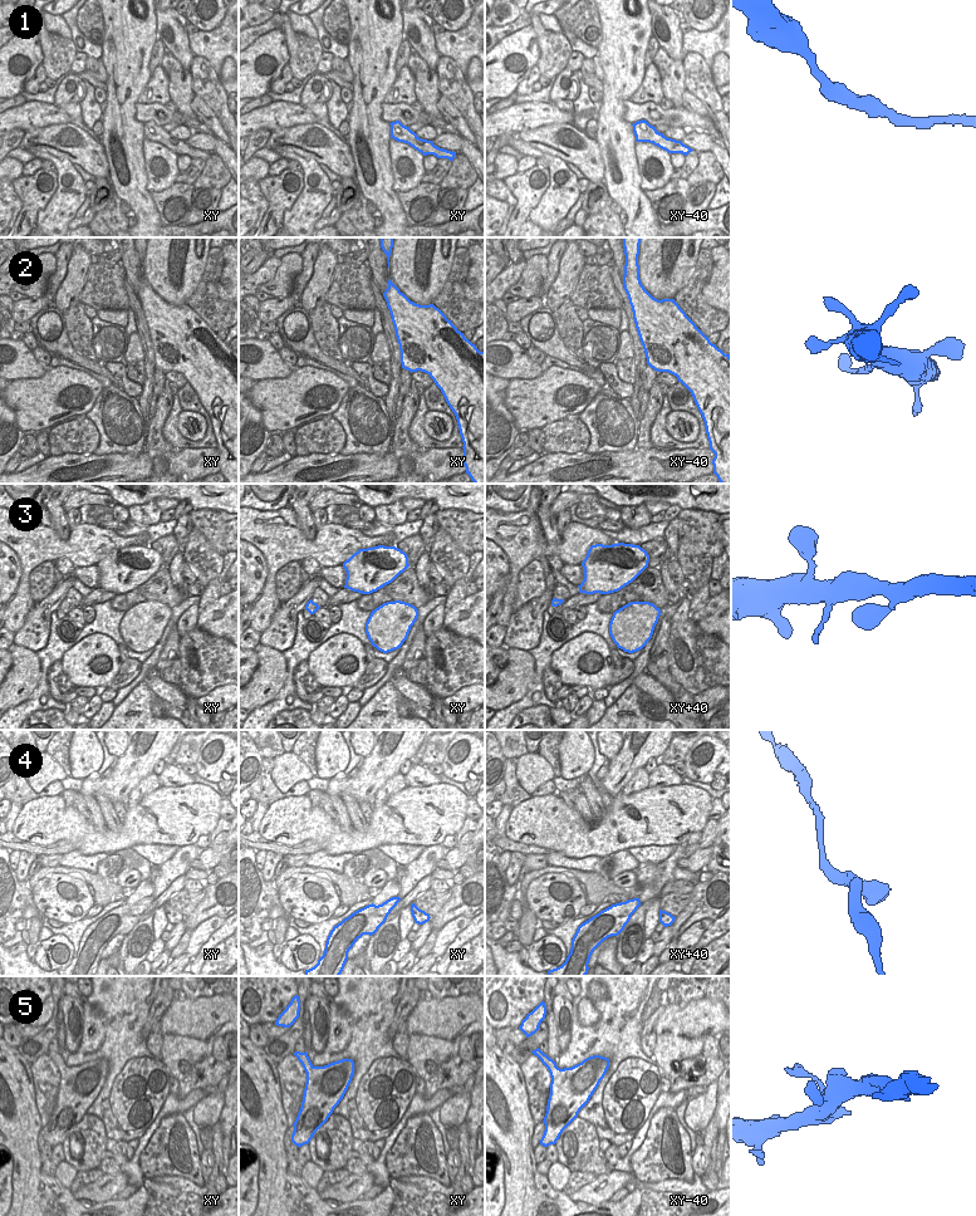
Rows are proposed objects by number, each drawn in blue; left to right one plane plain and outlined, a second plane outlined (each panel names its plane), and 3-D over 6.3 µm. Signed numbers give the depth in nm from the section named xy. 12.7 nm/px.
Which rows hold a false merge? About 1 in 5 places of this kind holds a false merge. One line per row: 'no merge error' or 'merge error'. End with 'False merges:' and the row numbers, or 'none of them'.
1: no merge error
2: no merge error
3: no merge error
4: no merge error
5: no merge error
False merges: none of them

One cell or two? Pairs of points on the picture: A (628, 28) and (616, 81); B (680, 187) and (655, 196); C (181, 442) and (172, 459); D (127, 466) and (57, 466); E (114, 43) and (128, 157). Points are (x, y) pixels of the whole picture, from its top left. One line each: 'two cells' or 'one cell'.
A: one cell
B: one cell
C: two cells
D: one cell
E: one cell

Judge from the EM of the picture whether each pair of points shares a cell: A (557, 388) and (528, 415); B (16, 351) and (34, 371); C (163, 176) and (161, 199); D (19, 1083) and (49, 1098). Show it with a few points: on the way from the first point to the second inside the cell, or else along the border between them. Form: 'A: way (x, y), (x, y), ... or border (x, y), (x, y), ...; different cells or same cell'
A: way (549, 396), (535, 407); same cell
B: way (19, 356), (29, 366); same cell
C: border (173, 182), (166, 189), (151, 192); different cells
D: border (29, 1064), (34, 1103), (40, 1119); different cells

